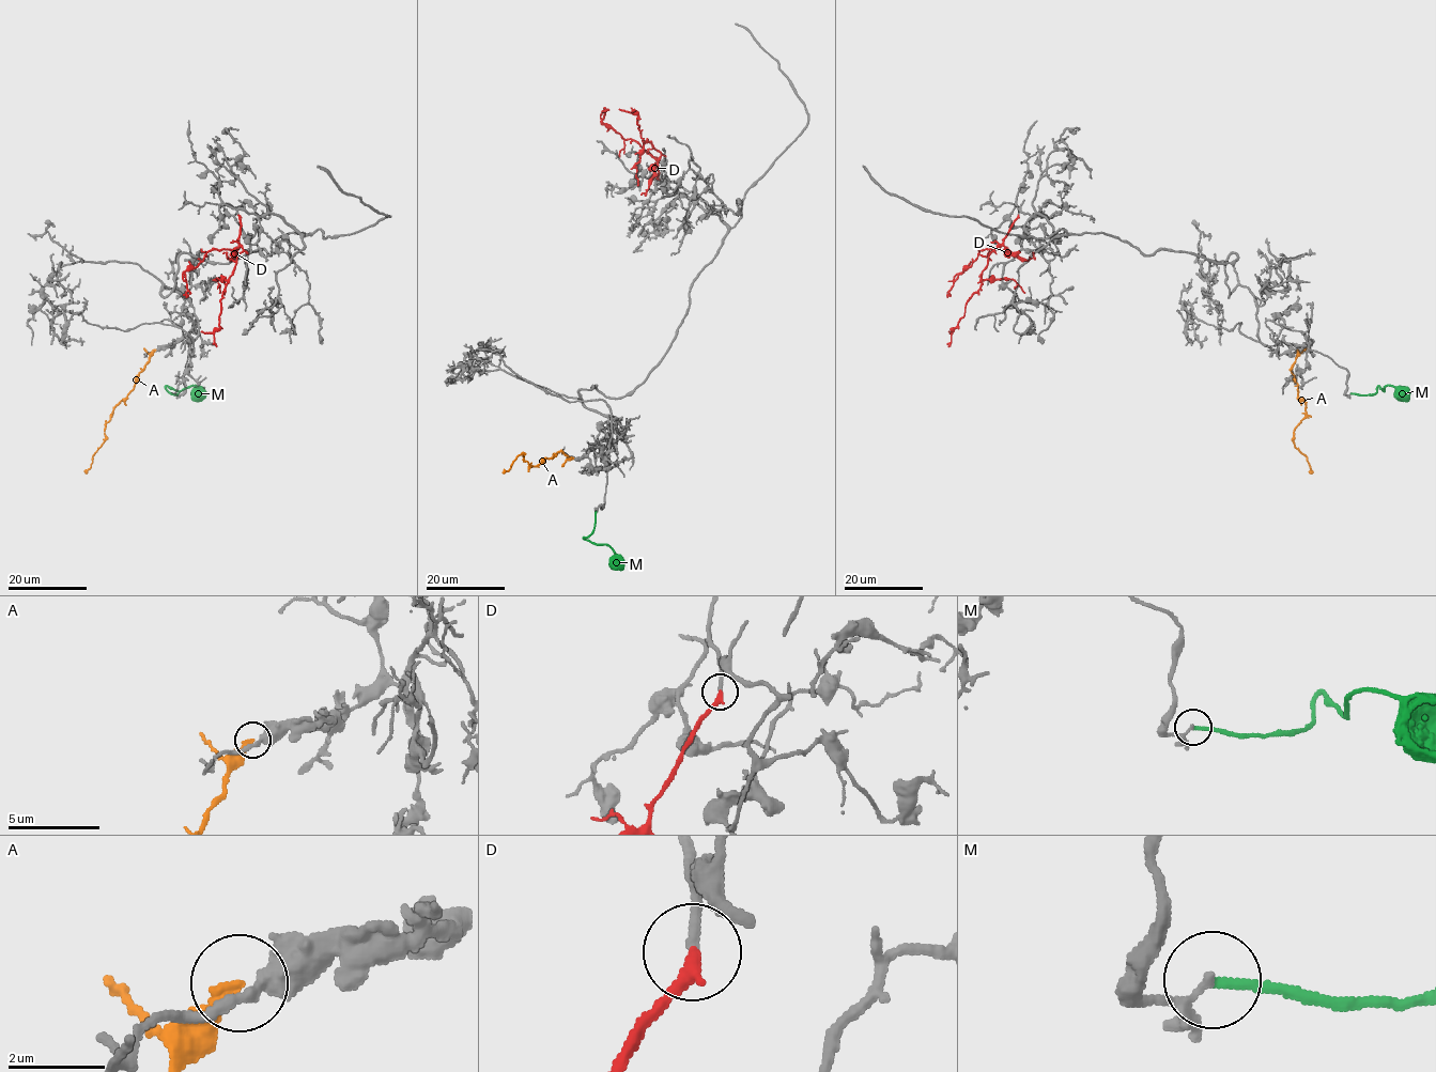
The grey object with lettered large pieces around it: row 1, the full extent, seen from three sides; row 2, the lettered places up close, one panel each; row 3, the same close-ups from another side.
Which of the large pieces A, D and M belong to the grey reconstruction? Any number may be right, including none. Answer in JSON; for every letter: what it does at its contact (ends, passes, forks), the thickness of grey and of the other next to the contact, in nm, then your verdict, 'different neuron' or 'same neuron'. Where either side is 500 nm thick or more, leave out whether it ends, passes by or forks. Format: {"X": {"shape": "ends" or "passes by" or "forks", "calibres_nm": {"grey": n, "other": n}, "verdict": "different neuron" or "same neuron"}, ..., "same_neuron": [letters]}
{"A": {"shape": "ends", "calibres_nm": {"grey": 280, "other": 340}, "verdict": "different neuron"}, "D": {"shape": "ends", "calibres_nm": {"grey": 200, "other": 320}, "verdict": "same neuron"}, "M": {"shape": "ends", "calibres_nm": {"grey": 150, "other": 180}, "verdict": "different neuron"}, "same_neuron": ["D"]}

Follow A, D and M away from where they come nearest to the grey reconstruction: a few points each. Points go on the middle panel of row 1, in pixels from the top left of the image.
A: (572, 457), (558, 452), (537, 465), (531, 465), (521, 453), (509, 470), (502, 472)
D: (657, 179), (657, 159), (661, 153), (641, 137), (637, 117), (632, 111), (634, 109)
M: (596, 512), (595, 530), (584, 538), (612, 549), (617, 570)

